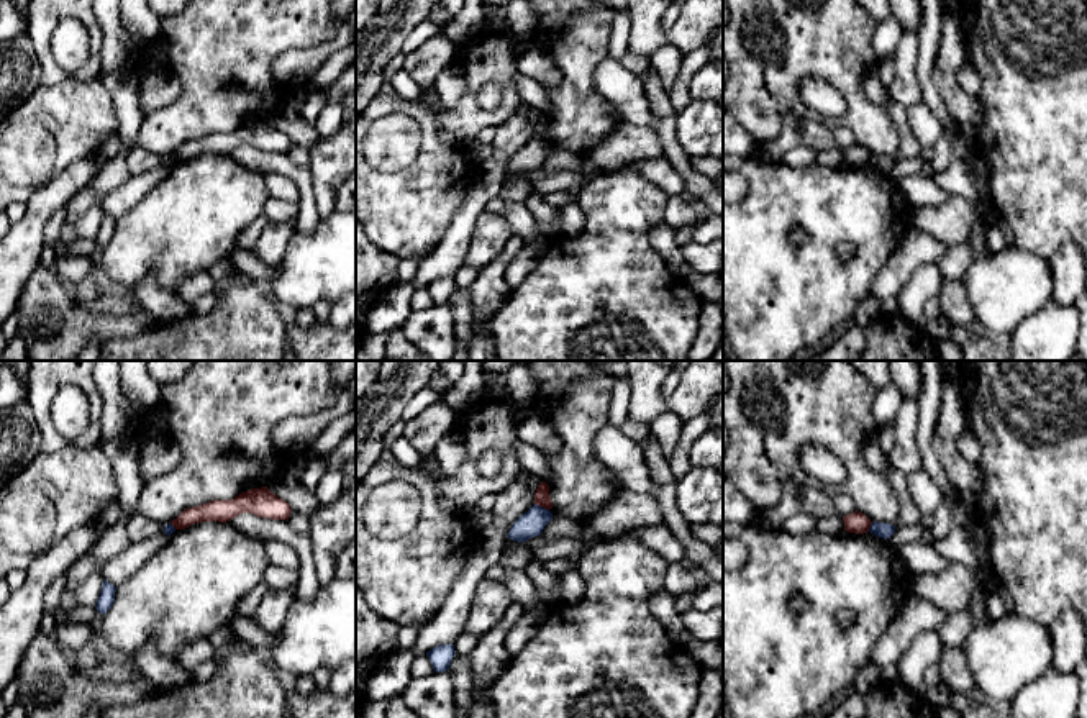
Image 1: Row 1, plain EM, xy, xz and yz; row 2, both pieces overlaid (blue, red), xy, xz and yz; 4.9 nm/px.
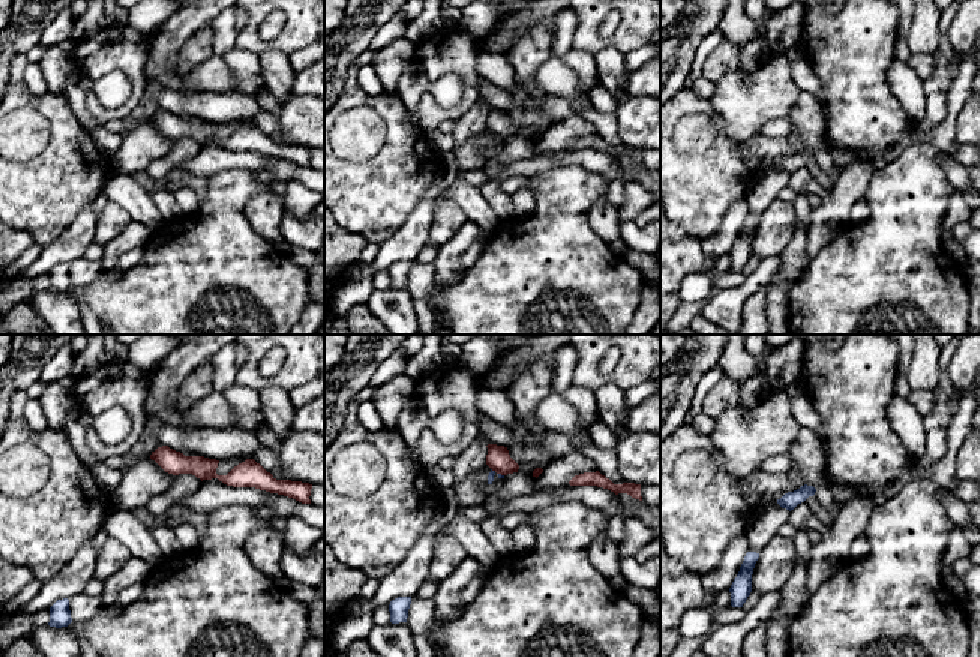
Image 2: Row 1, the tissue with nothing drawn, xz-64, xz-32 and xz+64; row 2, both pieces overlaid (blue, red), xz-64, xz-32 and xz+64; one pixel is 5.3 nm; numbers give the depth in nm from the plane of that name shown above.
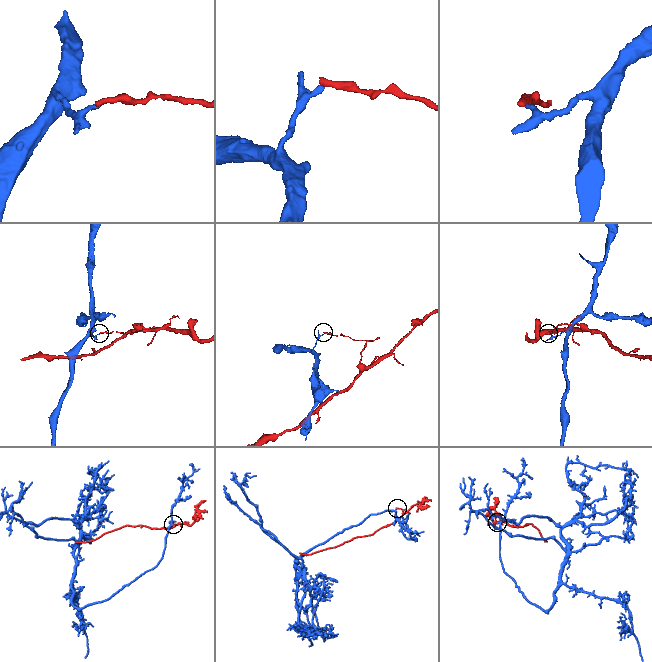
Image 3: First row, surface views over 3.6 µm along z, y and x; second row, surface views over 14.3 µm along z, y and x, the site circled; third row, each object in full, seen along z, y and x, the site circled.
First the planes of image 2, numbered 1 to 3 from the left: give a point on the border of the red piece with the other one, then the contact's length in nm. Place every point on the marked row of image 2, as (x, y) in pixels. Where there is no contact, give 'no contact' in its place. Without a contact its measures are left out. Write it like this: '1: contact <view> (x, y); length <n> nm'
1: no contact
2: contact xz-32 (497, 474); length 80 nm
3: no contact

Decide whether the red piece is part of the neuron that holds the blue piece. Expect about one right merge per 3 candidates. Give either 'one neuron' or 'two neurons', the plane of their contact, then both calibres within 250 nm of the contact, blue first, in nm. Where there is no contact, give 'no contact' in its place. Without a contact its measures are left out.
two neurons; meets blue in xz; 130 nm thick on the blue side, 80 nm on the other

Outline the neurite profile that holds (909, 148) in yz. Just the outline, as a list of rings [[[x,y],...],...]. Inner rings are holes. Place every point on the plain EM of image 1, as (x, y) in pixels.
[[[890,102],[885,110],[887,110],[889,118],[895,125],[898,136],[900,136],[900,148],[898,148],[897,156],[894,157],[895,166],[902,159],[920,156],[921,148],[918,146],[918,143],[915,141],[915,138],[912,134],[912,128],[908,123],[908,108],[898,102]]]

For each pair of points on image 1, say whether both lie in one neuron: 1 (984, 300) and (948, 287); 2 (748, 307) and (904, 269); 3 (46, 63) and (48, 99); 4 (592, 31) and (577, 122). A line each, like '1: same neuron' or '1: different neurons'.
1: different neurons
2: different neurons
3: different neurons
4: same neuron

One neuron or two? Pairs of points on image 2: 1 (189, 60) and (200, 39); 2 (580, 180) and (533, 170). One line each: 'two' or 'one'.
1: one
2: two

